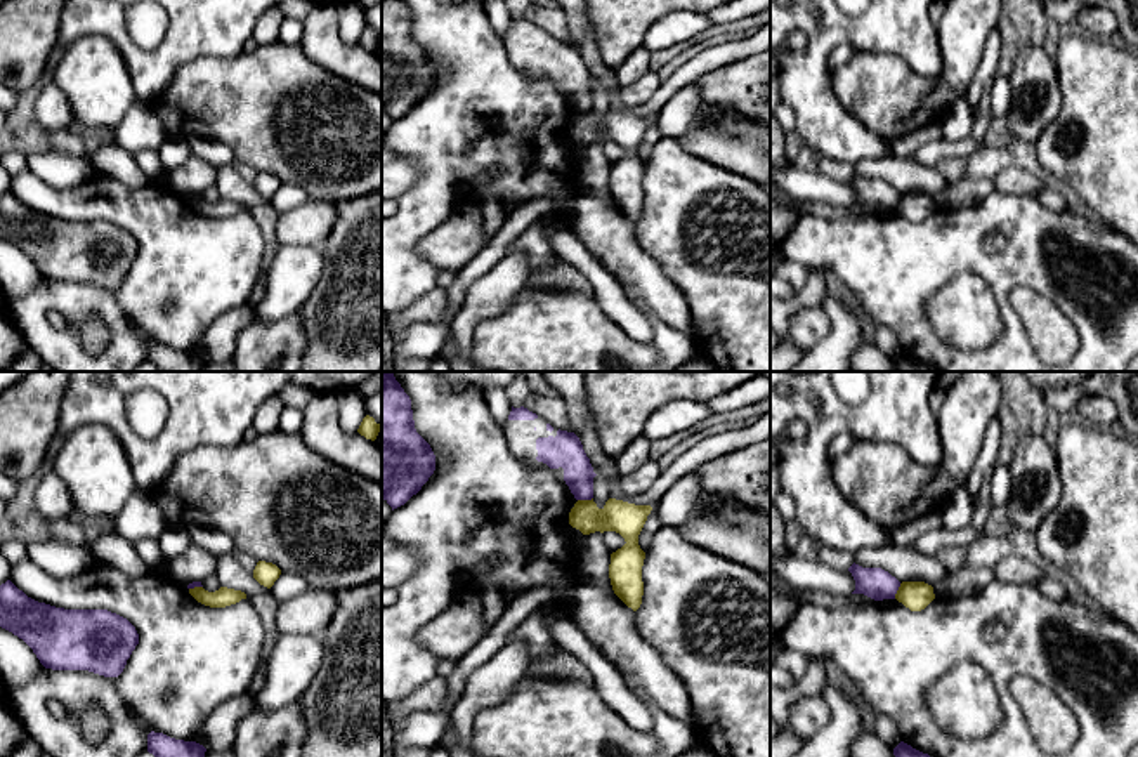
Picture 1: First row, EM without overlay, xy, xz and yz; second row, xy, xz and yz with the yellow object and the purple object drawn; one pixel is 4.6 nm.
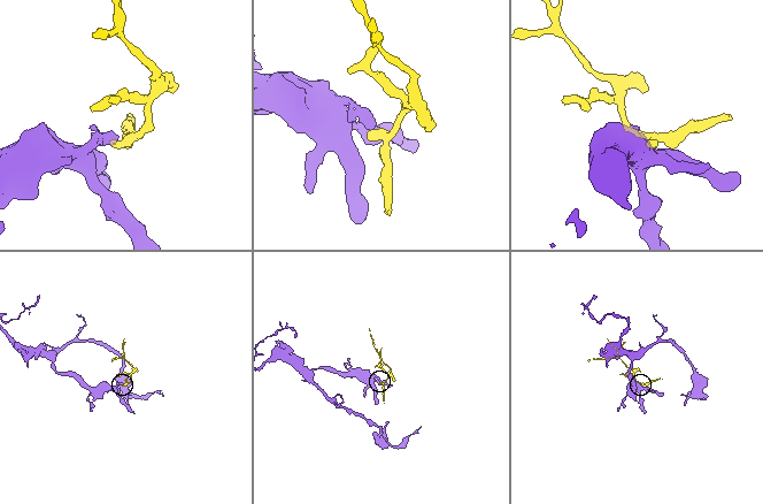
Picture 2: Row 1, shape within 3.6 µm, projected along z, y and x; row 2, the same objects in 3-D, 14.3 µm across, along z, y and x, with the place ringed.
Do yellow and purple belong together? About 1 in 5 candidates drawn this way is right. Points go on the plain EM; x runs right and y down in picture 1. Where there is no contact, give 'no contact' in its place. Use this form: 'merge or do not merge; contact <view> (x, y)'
do not merge; contact xz (585, 111)

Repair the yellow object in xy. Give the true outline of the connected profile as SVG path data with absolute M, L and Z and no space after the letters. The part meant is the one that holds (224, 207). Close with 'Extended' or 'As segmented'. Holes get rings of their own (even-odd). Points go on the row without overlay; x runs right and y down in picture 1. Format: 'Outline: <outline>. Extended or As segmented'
Outline: M203 198L189 200L189 205L201 215L210 219L226 219L231 215L239 214L241 210L246 210L246 205L241 201L220 198L215 203L208 203Z. As segmented

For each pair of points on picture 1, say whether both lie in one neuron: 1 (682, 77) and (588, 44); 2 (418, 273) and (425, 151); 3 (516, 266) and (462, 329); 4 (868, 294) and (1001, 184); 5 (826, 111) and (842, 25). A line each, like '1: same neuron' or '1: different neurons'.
1: same neuron
2: same neuron
3: same neuron
4: different neurons
5: same neuron

